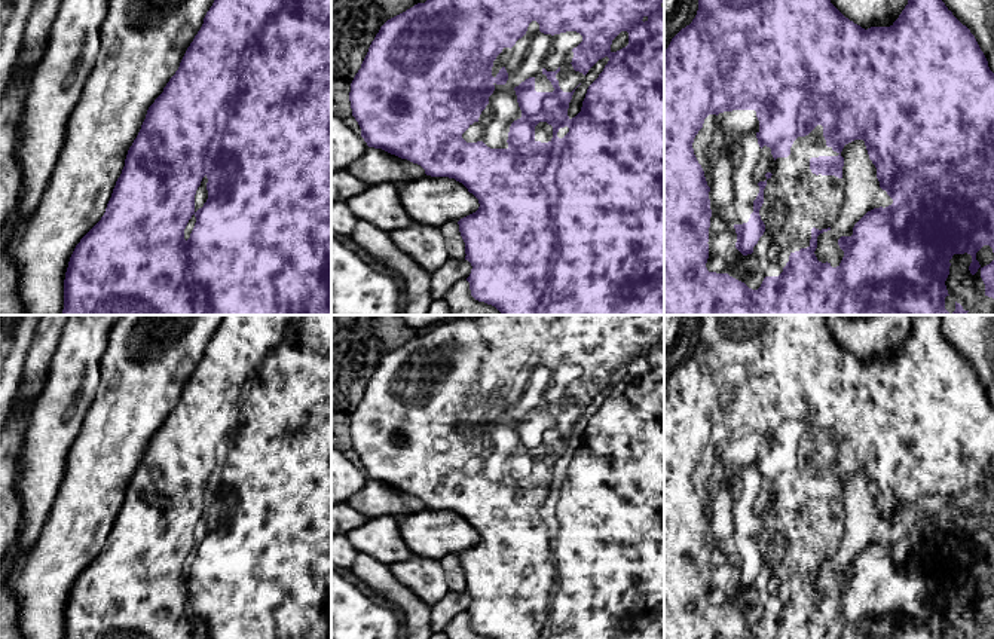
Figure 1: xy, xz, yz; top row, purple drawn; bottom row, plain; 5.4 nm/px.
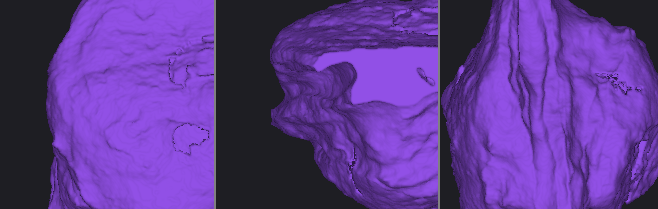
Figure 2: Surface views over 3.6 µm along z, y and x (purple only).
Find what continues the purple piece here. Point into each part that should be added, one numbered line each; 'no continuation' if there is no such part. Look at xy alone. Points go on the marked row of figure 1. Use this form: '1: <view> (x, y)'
1: xy (201, 196)

